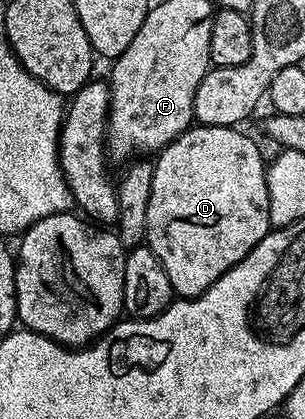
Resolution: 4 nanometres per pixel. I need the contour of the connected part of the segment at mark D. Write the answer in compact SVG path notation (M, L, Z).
M194 125L173 141L170 146L165 147L156 155L153 162L153 179L151 180L151 200L147 204L147 232L145 233L145 242L149 249L155 252L155 256L160 260L163 272L167 272L167 280L171 280L171 288L178 299L197 298L215 280L219 280L235 264L239 264L263 240L263 236L269 233L269 193L267 192L267 180L265 171L267 169L266 159L261 159L261 150L245 134L240 134L240 129L231 126L203 126Z

